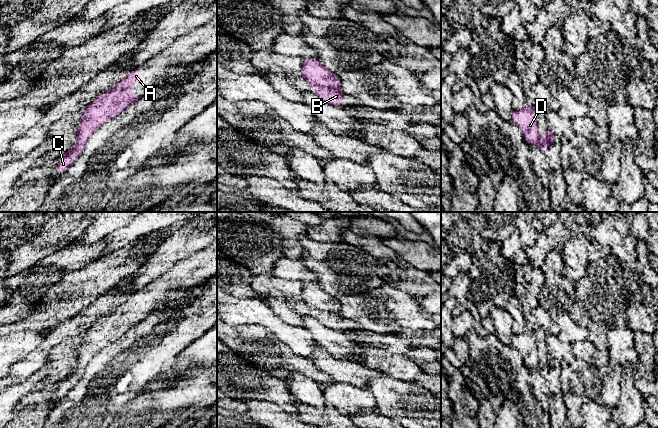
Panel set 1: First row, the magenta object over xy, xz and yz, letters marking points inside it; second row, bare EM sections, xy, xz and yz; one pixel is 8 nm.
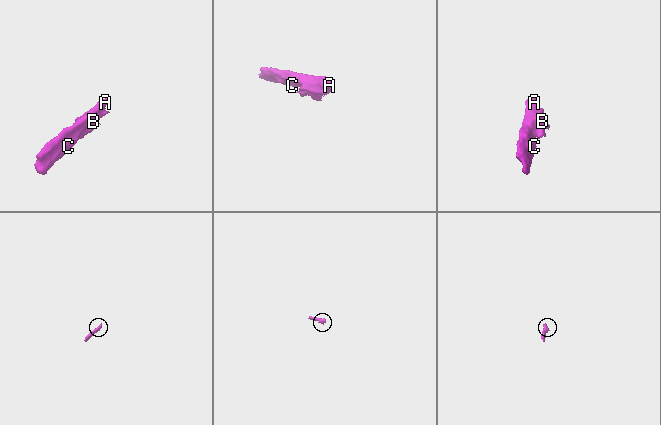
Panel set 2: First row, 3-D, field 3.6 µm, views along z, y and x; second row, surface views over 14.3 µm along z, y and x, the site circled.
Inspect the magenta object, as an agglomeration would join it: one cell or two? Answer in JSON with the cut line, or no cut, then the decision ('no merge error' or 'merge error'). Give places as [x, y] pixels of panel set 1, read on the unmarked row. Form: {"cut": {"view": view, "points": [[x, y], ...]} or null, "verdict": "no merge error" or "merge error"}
{"cut": {"view": "xz", "points": [[309, 305], [337, 312]]}, "verdict": "merge error"}

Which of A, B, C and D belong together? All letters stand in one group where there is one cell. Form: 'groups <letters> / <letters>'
groups A C D / B

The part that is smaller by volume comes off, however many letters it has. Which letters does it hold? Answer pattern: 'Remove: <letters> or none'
Remove: B

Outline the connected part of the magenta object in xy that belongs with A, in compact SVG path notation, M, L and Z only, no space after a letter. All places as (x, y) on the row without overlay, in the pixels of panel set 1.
M136 292L110 315L101 318L94 326L86 330L86 335L78 348L77 367L63 380L58 382L59 399L63 397L83 376L87 364L105 346L119 339L133 326L141 323L133 319L128 309L133 312L140 305L140 293Z

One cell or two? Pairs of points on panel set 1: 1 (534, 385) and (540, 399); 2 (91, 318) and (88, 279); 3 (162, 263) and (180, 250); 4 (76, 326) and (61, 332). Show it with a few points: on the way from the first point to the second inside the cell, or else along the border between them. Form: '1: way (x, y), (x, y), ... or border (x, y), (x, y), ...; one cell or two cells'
1: way (534, 388), (534, 393), (537, 396); one cell
2: border (103, 294), (70, 318); two cells
3: way (166, 259), (176, 250); one cell
4: way (72, 327), (65, 330); one cell

